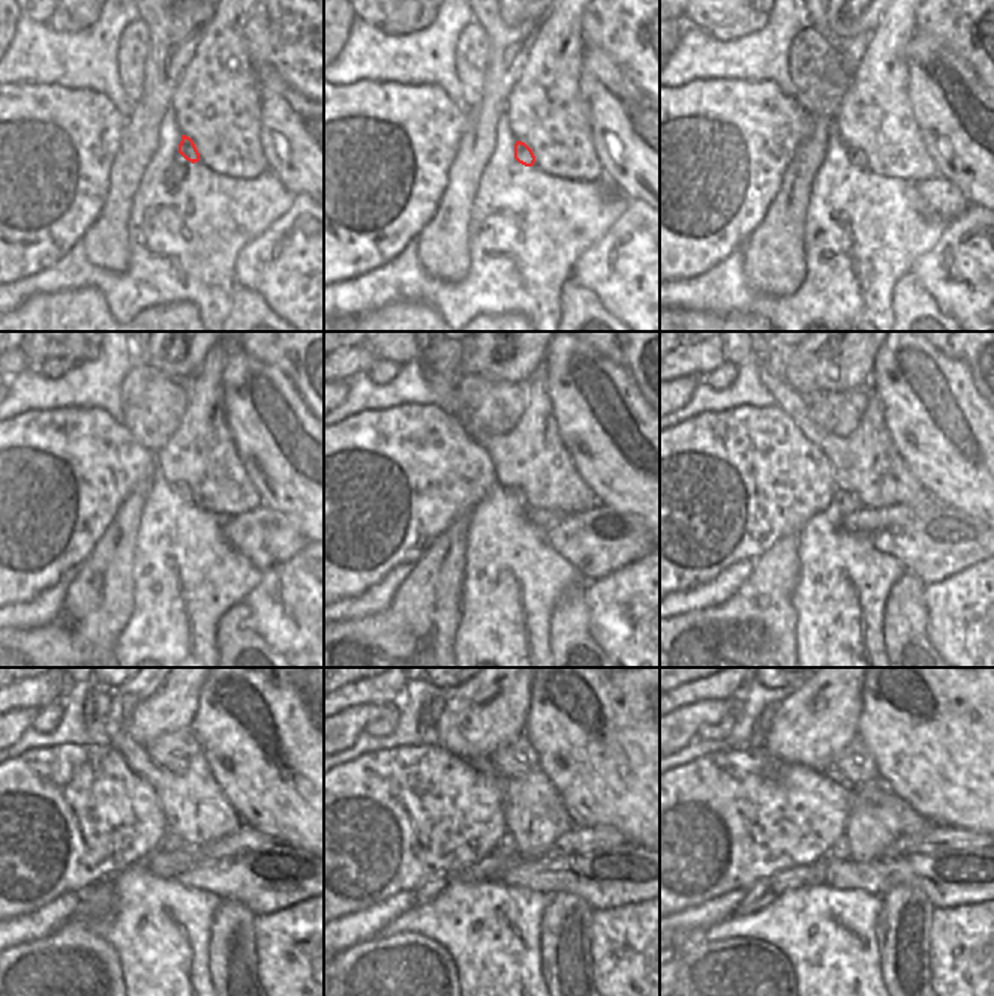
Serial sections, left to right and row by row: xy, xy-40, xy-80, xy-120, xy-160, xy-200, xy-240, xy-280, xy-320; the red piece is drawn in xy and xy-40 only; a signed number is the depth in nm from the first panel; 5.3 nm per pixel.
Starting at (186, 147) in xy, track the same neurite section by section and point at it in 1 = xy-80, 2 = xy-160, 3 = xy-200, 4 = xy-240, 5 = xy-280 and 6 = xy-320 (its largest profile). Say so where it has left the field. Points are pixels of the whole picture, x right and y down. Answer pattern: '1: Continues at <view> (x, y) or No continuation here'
1: Continues at xy-80 (856, 156)
2: Continues at xy-160 (514, 494)
3: Continues at xy-200 (846, 503)
4: Continues at xy-240 (170, 843)
5: Continues at xy-280 (507, 846)
6: Continues at xy-320 (841, 849).

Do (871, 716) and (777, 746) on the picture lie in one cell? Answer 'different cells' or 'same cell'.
different cells

